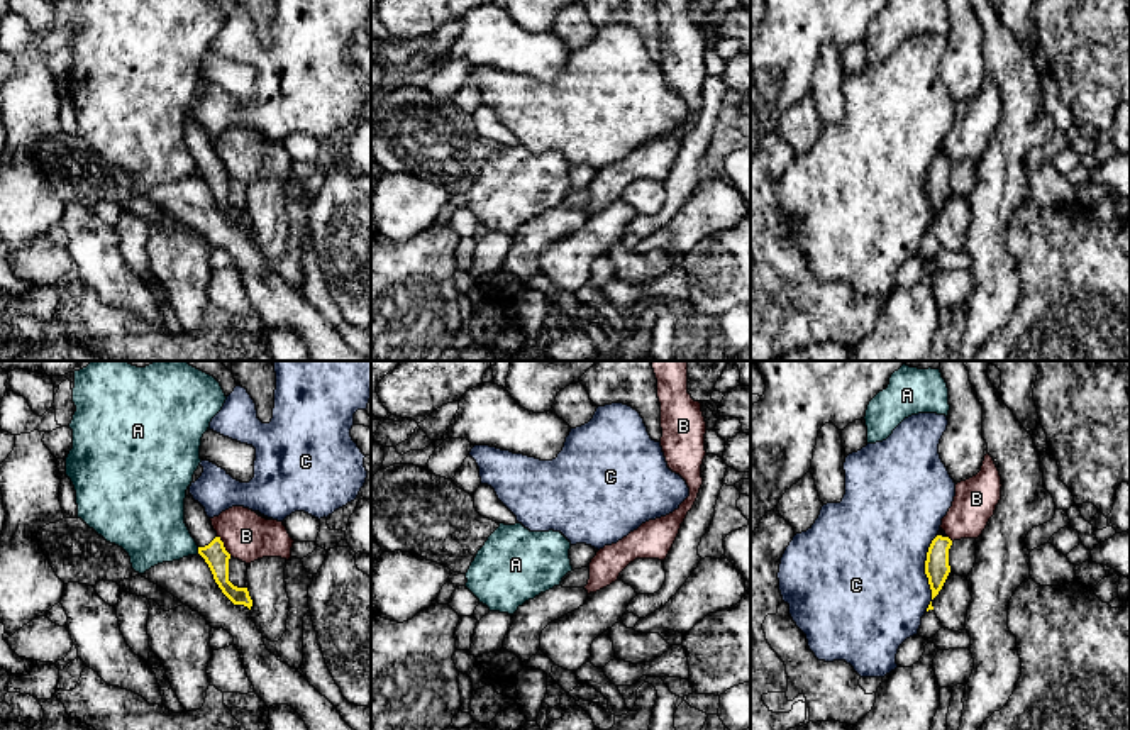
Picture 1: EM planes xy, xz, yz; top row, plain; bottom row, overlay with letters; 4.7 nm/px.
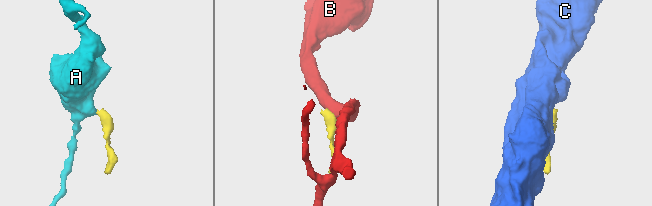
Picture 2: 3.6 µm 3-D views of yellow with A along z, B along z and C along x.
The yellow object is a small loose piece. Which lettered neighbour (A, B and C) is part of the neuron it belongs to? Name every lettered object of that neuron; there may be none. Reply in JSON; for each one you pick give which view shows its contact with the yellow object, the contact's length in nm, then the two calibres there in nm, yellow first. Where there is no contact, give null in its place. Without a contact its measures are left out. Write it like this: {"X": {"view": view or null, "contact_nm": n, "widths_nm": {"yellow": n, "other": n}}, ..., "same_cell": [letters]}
{"same_cell": []}

